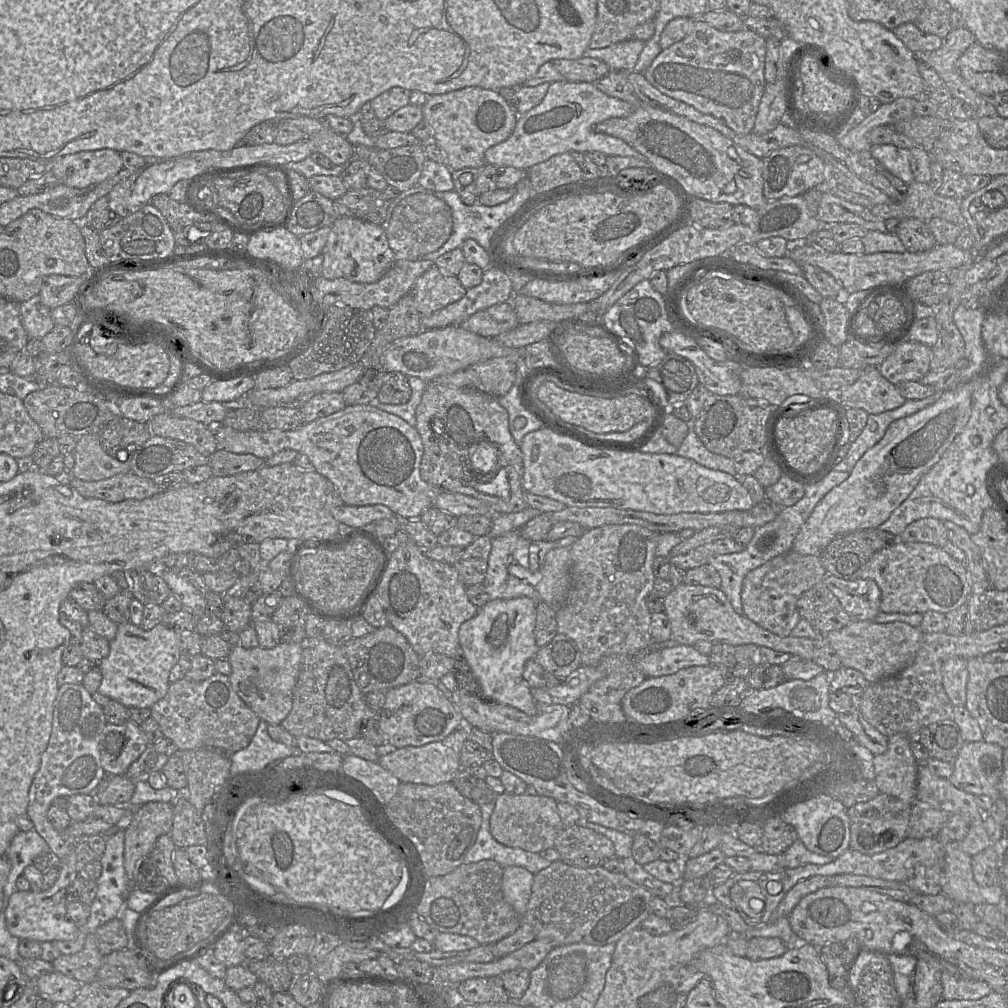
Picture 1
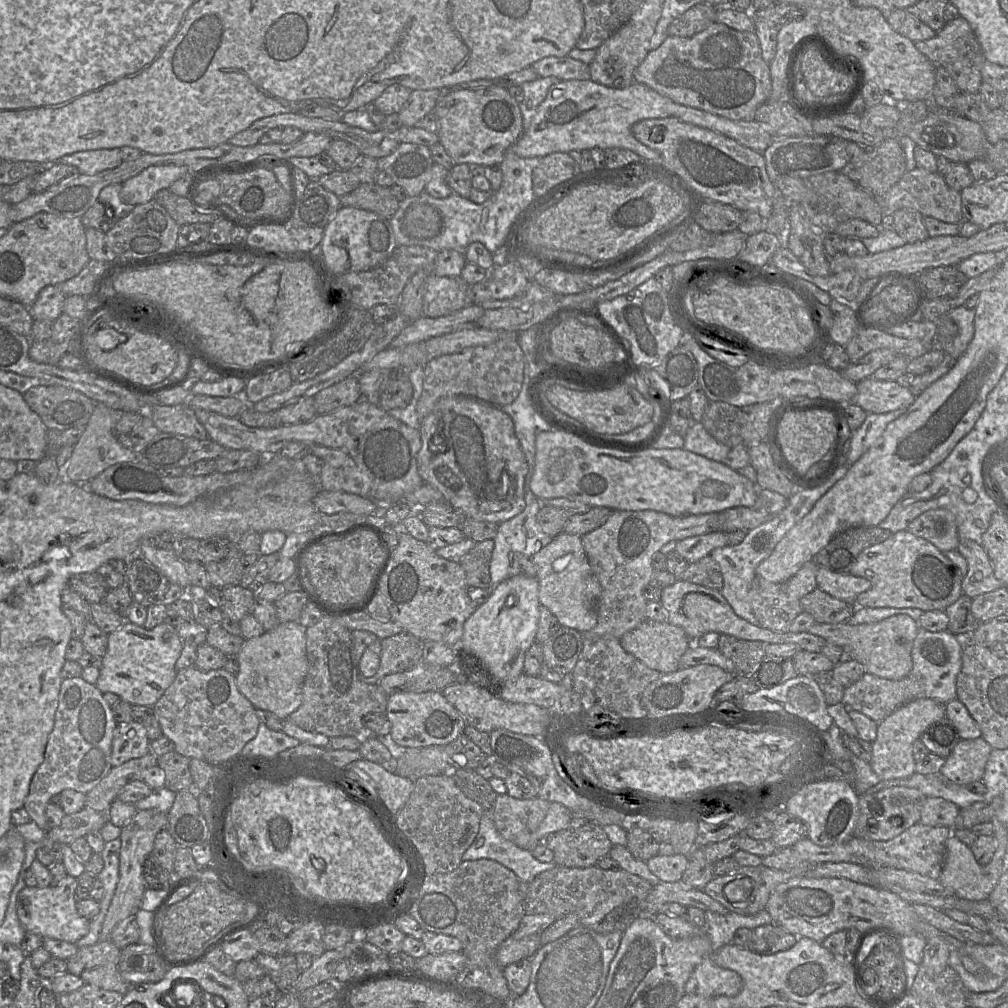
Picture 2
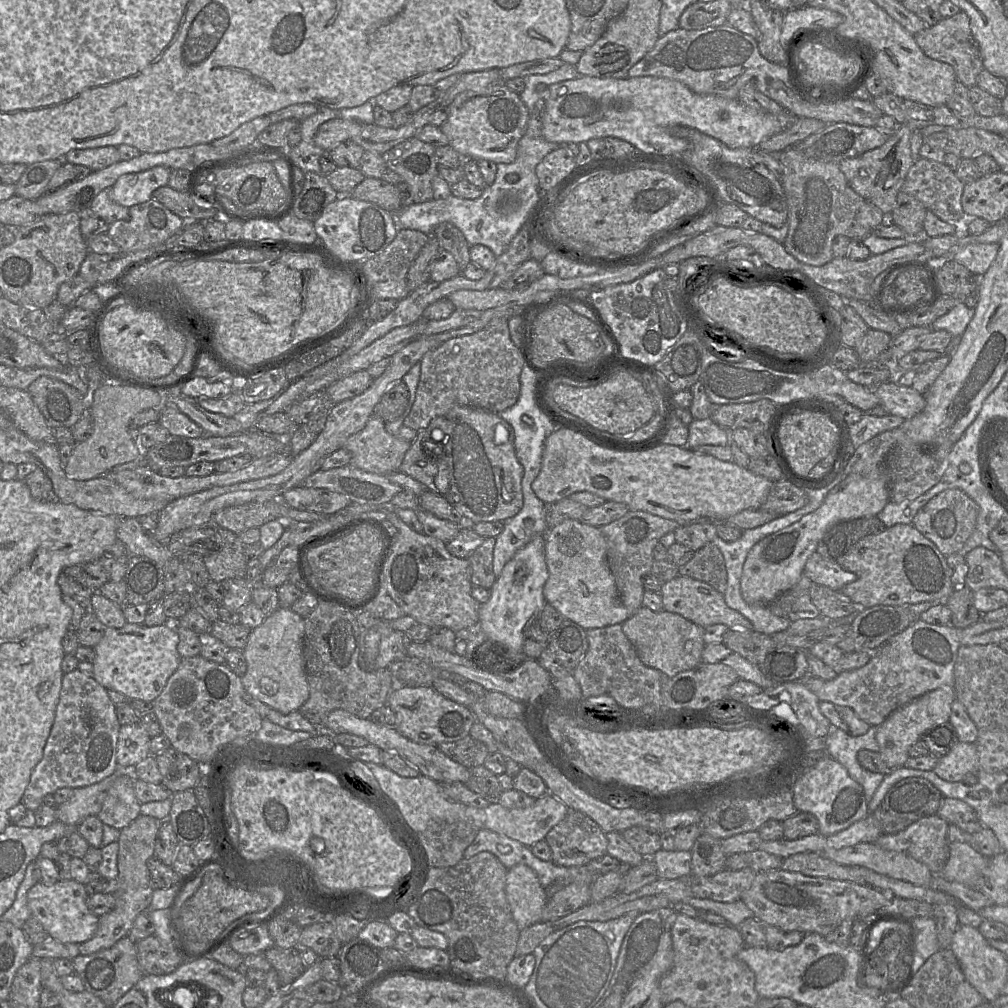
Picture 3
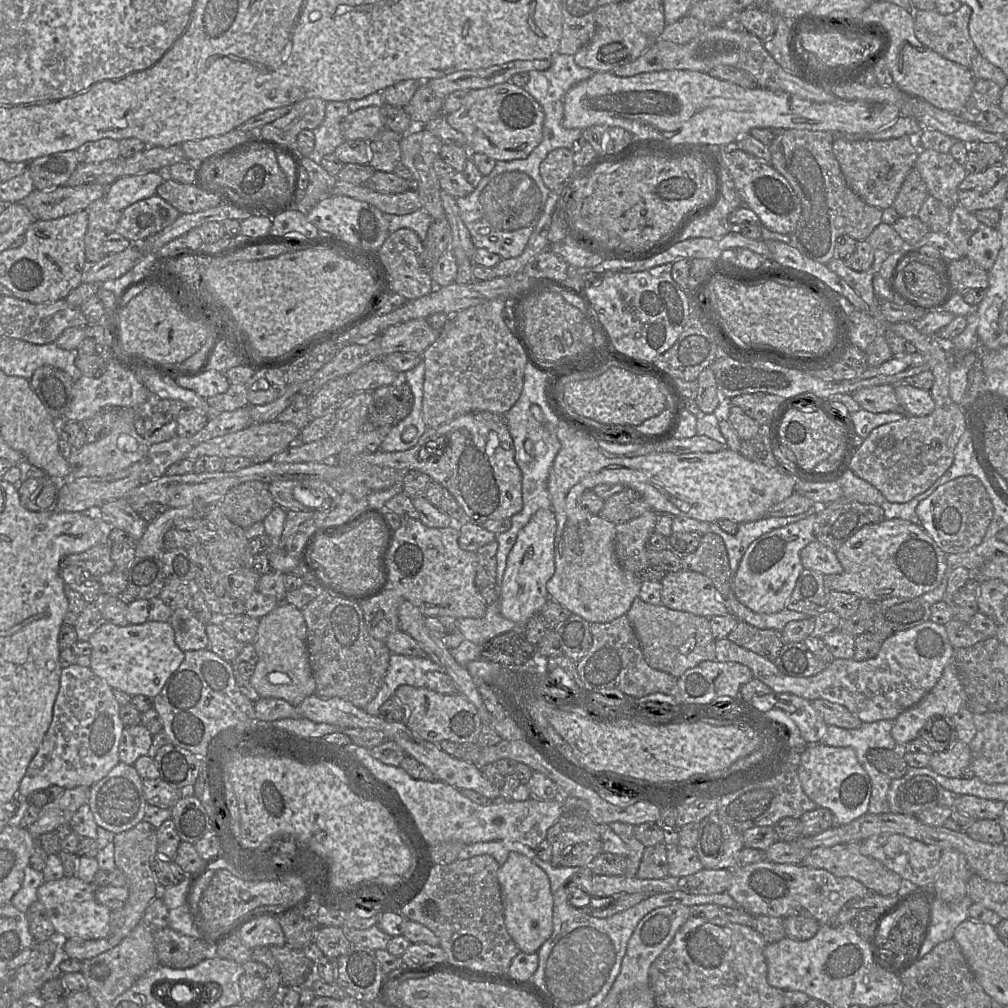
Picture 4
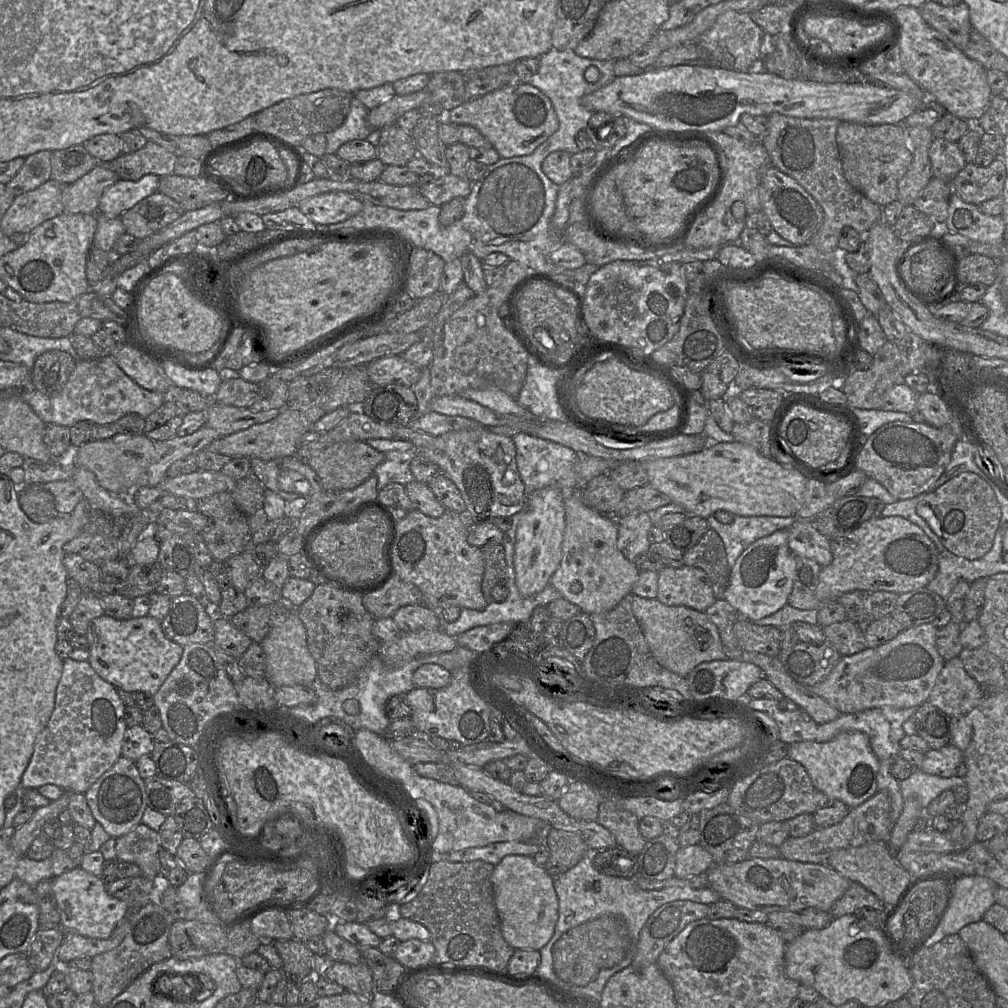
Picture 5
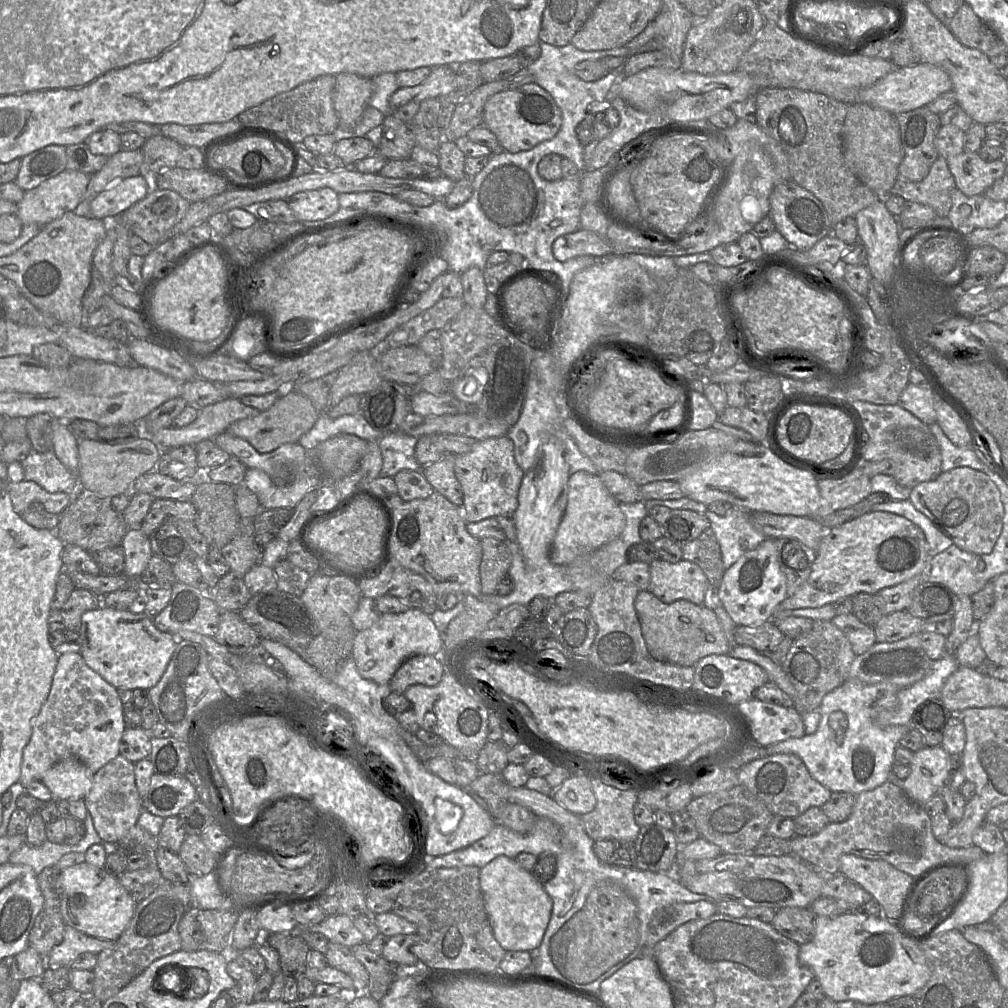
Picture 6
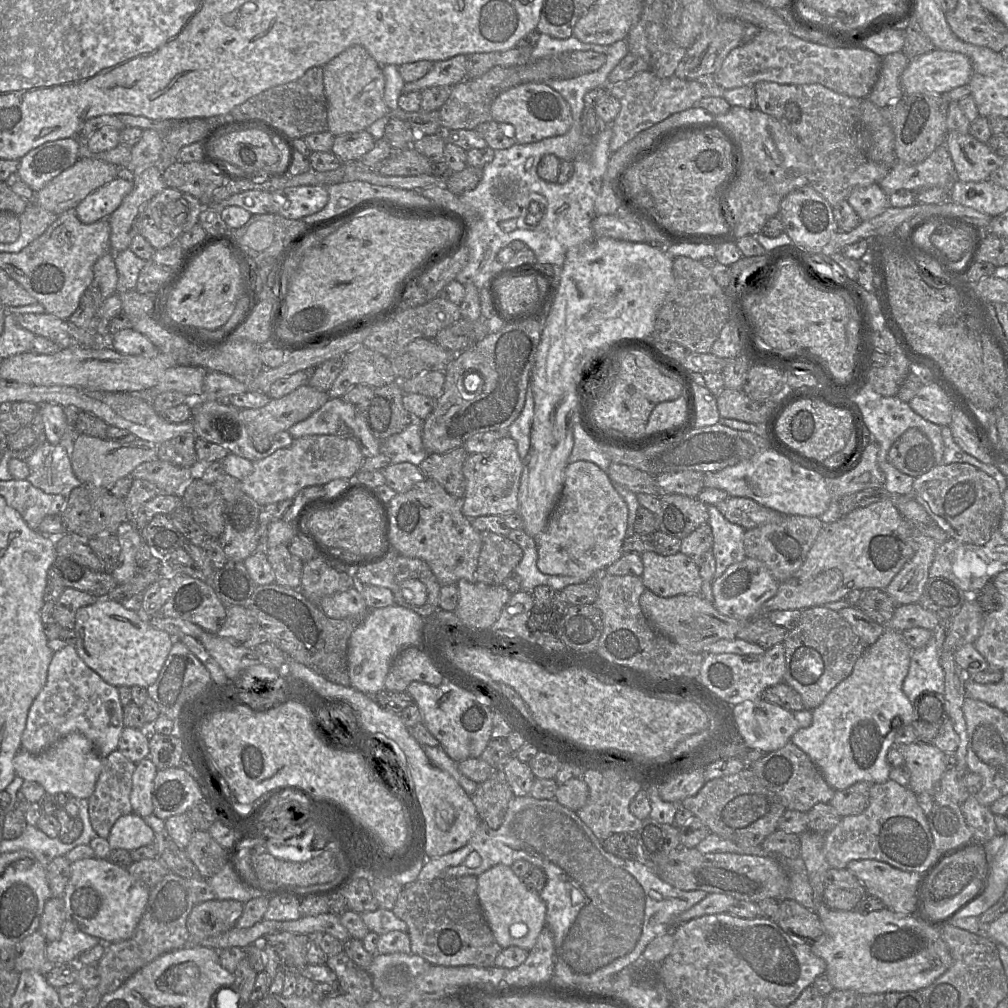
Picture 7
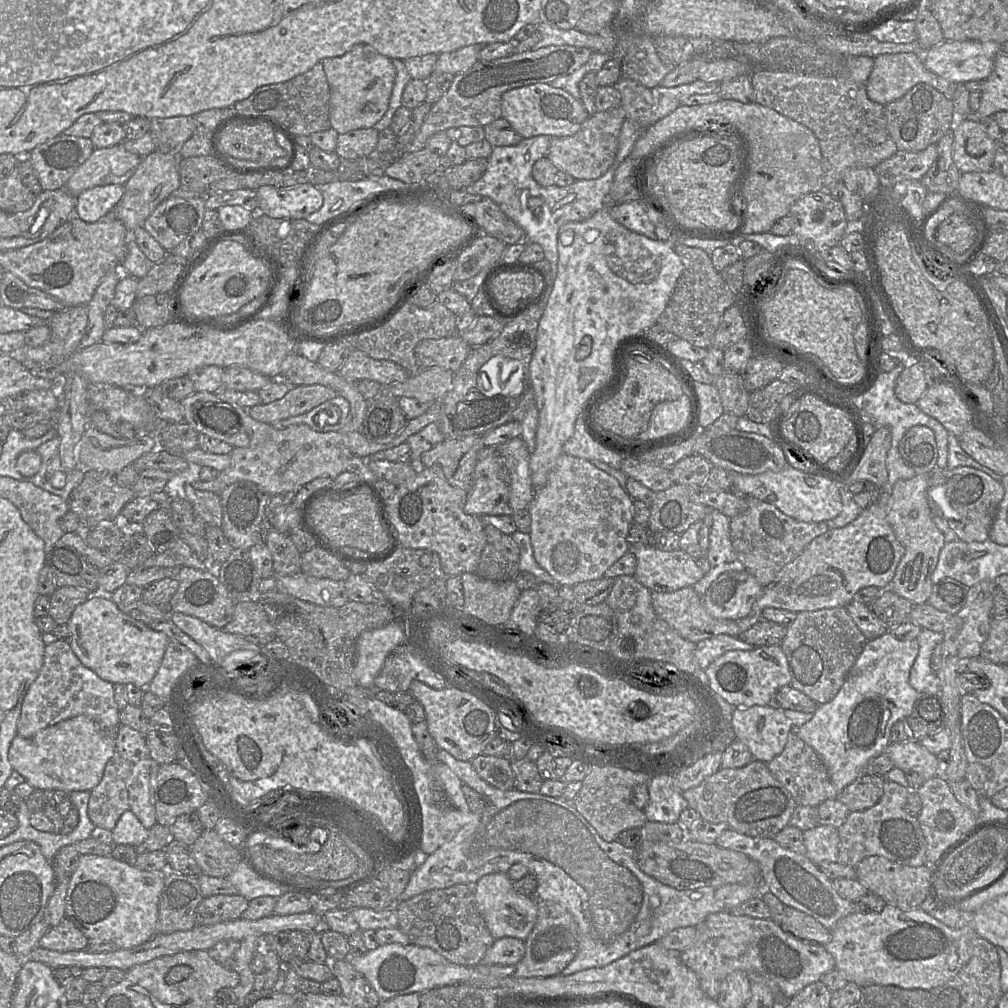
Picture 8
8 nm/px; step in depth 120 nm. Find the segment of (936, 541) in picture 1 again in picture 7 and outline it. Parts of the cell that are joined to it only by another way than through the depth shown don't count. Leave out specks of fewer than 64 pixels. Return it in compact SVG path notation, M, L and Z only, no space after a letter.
M967 463L935 465L915 478L912 497L935 523L953 538L965 544L985 545L998 530L1003 499L998 483L987 473Z

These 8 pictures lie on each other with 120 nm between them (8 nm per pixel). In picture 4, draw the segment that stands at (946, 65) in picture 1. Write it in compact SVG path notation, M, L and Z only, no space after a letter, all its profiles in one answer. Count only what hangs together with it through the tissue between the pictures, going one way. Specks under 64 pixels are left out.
M966 4L946 15L940 14L936 9L914 11L914 32L917 39L926 47L971 70L973 59L979 54L969 33L971 15L972 9Z

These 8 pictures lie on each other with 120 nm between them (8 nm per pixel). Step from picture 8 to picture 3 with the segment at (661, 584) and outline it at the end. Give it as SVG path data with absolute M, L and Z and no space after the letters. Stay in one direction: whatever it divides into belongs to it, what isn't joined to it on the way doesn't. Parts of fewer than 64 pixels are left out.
M678 575L665 582L660 590L663 609L675 613L703 628L714 624L724 624L729 629L754 630L751 622L742 614L728 607L724 594L716 591L709 584L688 576Z

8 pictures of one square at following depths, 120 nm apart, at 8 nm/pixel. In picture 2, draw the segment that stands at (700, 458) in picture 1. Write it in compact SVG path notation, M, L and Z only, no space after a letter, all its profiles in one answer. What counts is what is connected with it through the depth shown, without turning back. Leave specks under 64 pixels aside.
M692 422L684 437L683 449L721 463L731 450L711 436L701 422Z

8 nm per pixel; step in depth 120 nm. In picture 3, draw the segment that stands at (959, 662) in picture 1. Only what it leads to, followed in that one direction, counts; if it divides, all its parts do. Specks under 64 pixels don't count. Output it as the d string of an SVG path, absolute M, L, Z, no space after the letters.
M918 619L908 628L890 638L863 667L844 671L832 680L810 674L799 680L821 702L851 708L870 726L879 726L897 708L942 686L954 686L954 665L961 646L956 628L933 625Z

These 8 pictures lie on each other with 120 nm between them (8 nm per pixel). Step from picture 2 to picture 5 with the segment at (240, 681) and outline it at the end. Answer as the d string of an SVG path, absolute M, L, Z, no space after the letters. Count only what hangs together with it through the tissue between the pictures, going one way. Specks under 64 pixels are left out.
M297 610L281 622L276 622L260 643L266 656L265 678L276 688L282 686L312 686L317 678L317 664L307 644L306 628Z

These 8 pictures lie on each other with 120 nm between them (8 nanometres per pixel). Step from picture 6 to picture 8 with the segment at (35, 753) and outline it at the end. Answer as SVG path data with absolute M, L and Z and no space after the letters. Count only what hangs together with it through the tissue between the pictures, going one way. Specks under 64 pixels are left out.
M57 640L45 646L39 675L28 688L22 703L17 733L22 737L31 738L48 726L79 715L93 719L104 729L116 730L123 724L120 723L120 710L114 694L114 684L101 679L85 667L68 642Z

